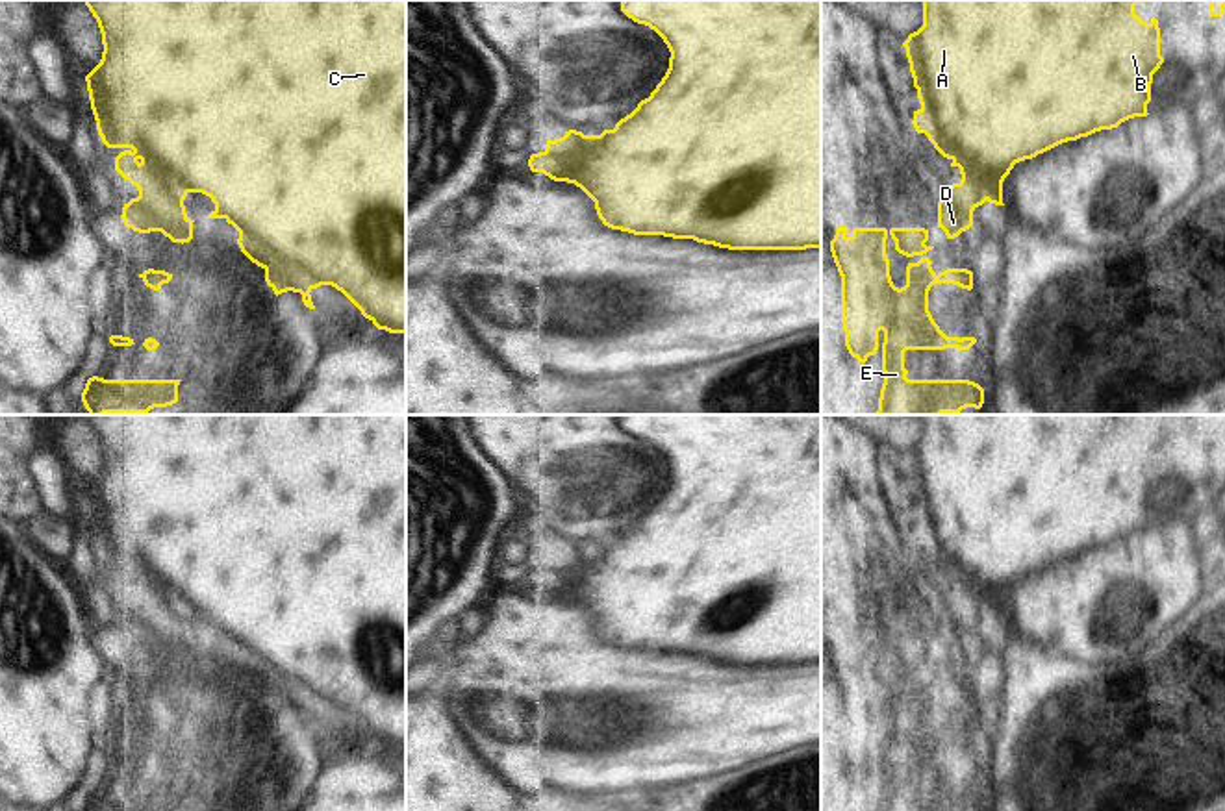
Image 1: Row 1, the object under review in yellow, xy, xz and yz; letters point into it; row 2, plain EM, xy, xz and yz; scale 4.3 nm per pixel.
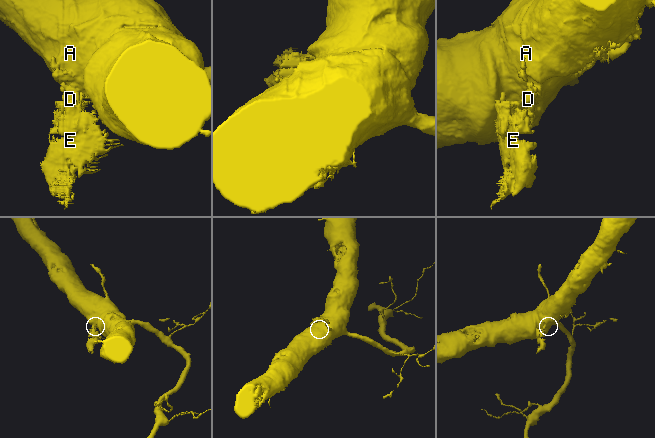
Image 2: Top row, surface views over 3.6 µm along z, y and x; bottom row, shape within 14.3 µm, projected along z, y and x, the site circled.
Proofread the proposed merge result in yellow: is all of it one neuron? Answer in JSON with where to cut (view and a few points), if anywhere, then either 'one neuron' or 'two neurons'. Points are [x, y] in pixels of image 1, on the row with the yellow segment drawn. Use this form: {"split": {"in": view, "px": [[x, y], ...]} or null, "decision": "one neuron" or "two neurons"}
{"split": {"in": "xy", "px": [[138, 186], [158, 187], [182, 202]]}, "decision": "two neurons"}

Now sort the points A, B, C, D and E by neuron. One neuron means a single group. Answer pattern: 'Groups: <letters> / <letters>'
Groups: A B C / D E

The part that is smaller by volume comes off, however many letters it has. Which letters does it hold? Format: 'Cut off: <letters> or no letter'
Cut off: D, E

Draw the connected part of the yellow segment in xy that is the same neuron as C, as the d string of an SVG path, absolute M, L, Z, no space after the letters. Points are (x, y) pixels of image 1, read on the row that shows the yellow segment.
M83 0L98 22L102 33L102 59L85 76L91 109L96 120L98 135L107 148L120 148L115 157L115 170L132 185L156 187L183 202L189 193L202 193L211 198L215 209L206 218L224 218L239 231L237 244L241 252L265 270L265 281L282 294L300 293L306 307L315 309L311 291L321 285L332 285L341 291L365 318L378 330L389 333L406 333L406 0Z

